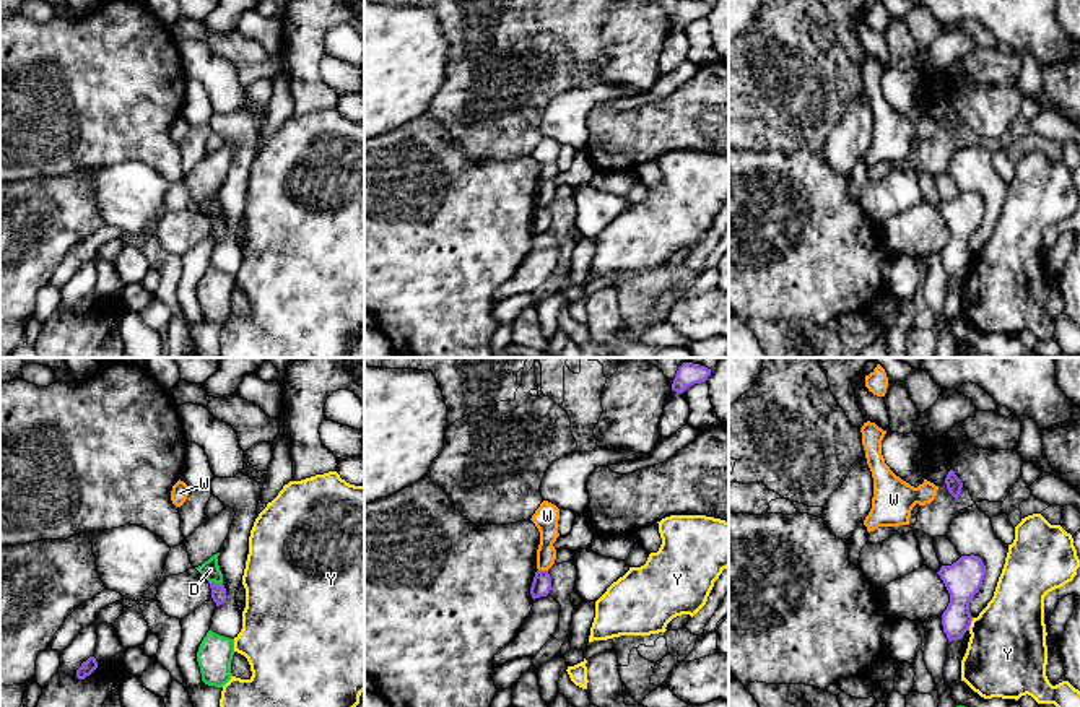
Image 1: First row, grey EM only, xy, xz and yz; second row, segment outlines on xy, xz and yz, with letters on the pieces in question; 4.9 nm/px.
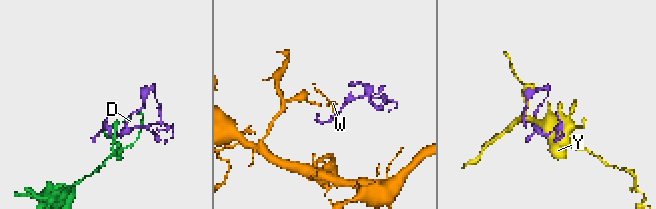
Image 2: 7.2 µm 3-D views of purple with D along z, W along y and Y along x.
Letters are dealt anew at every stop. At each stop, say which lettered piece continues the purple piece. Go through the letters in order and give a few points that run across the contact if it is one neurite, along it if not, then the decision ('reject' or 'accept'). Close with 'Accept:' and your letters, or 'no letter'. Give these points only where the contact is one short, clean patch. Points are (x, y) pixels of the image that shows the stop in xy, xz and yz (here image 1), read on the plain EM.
D: reject
W: line xz (539, 205), (547, 207); reject
Y: reject
Accept: no letter

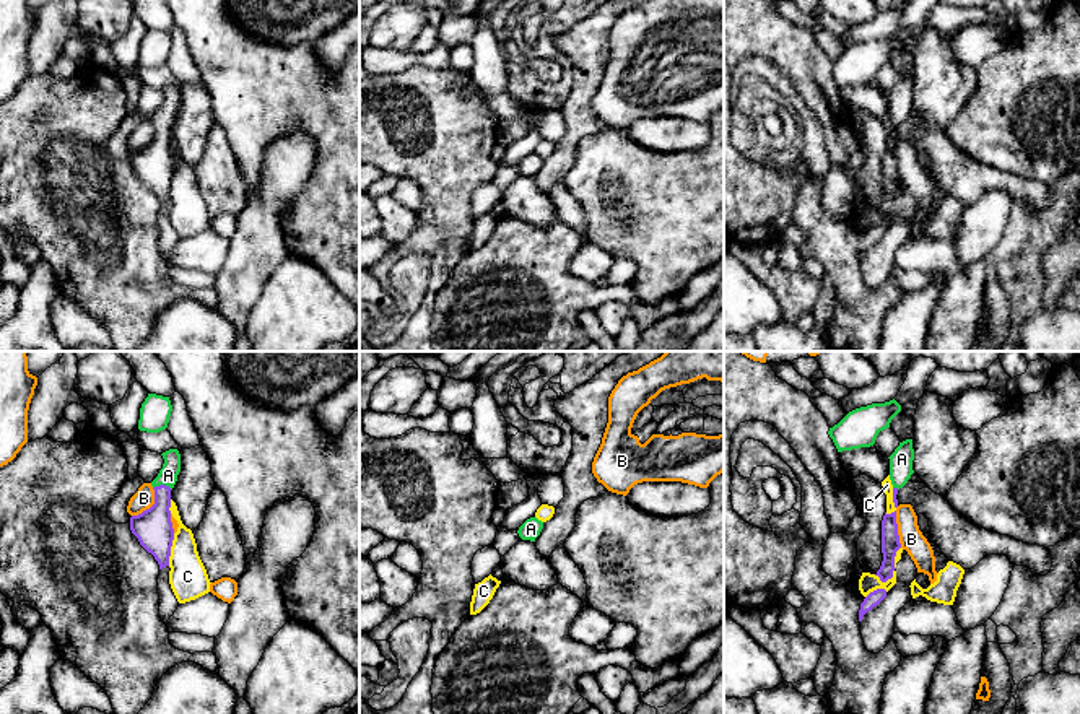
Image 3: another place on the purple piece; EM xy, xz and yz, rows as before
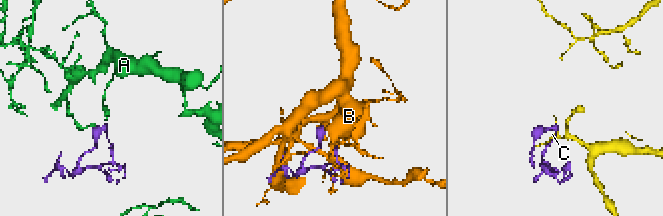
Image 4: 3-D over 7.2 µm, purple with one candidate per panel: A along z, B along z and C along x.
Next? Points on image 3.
A: line xy (153, 163), (161, 142), (163, 121), (168, 111); accept
B: reject
C: reject
Accept: A

